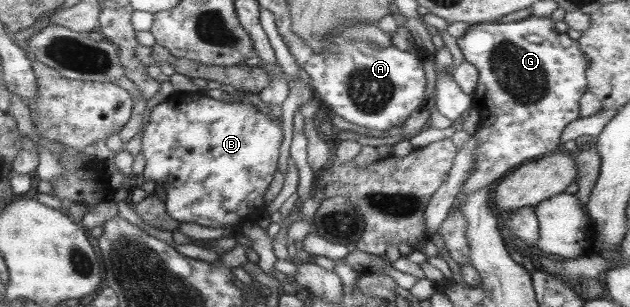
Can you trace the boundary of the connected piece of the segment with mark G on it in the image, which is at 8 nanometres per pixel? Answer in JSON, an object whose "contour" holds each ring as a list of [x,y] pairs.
{"contour":[[[527,16],[525,19],[522,20],[518,20],[518,21],[511,21],[511,22],[506,22],[506,23],[496,23],[496,22],[489,22],[489,23],[477,23],[477,24],[470,24],[468,26],[468,28],[465,30],[465,33],[461,34],[461,37],[457,37],[456,39],[456,43],[461,51],[461,53],[463,54],[463,57],[465,59],[466,63],[469,63],[470,65],[473,65],[474,69],[478,72],[478,79],[477,79],[477,85],[475,87],[474,93],[472,94],[472,101],[470,102],[470,106],[471,108],[480,116],[480,125],[478,126],[478,129],[474,132],[474,139],[476,139],[476,141],[478,141],[478,147],[474,150],[473,153],[473,167],[471,167],[471,169],[469,169],[469,177],[465,177],[465,183],[463,183],[463,185],[461,185],[461,191],[459,191],[459,193],[462,193],[462,202],[459,205],[459,208],[454,212],[454,213],[449,213],[448,217],[441,221],[441,225],[439,225],[437,232],[439,233],[439,235],[441,236],[441,238],[444,241],[444,247],[442,249],[442,251],[440,253],[437,253],[436,255],[439,257],[442,257],[442,254],[447,254],[449,257],[451,257],[451,259],[453,259],[453,261],[455,261],[455,263],[457,263],[458,265],[461,264],[471,264],[471,261],[469,261],[469,245],[467,245],[467,239],[465,237],[465,228],[467,228],[467,221],[463,220],[462,217],[462,212],[460,211],[460,207],[462,207],[462,203],[464,202],[464,199],[466,199],[466,195],[468,195],[469,192],[473,192],[473,190],[477,190],[477,188],[483,188],[483,186],[488,186],[492,181],[495,181],[496,179],[499,179],[499,177],[503,177],[503,175],[505,175],[505,173],[507,173],[507,171],[509,171],[509,169],[513,169],[513,167],[517,168],[518,166],[520,166],[521,164],[527,162],[527,161],[532,161],[535,159],[538,159],[540,156],[545,155],[545,154],[549,154],[549,153],[553,153],[554,151],[559,149],[560,144],[560,136],[561,133],[563,132],[563,129],[565,129],[565,127],[568,125],[568,123],[571,123],[571,121],[575,121],[575,119],[579,118],[579,99],[581,99],[581,95],[583,95],[583,93],[586,93],[586,80],[585,80],[585,69],[586,66],[588,65],[588,61],[585,59],[585,54],[583,54],[583,52],[581,52],[581,50],[579,49],[579,44],[577,44],[577,40],[572,40],[571,38],[569,38],[569,36],[567,36],[567,34],[564,33],[559,33],[555,30],[554,26],[553,26],[553,21],[551,21],[551,18],[548,17],[535,17],[535,16]]]}

